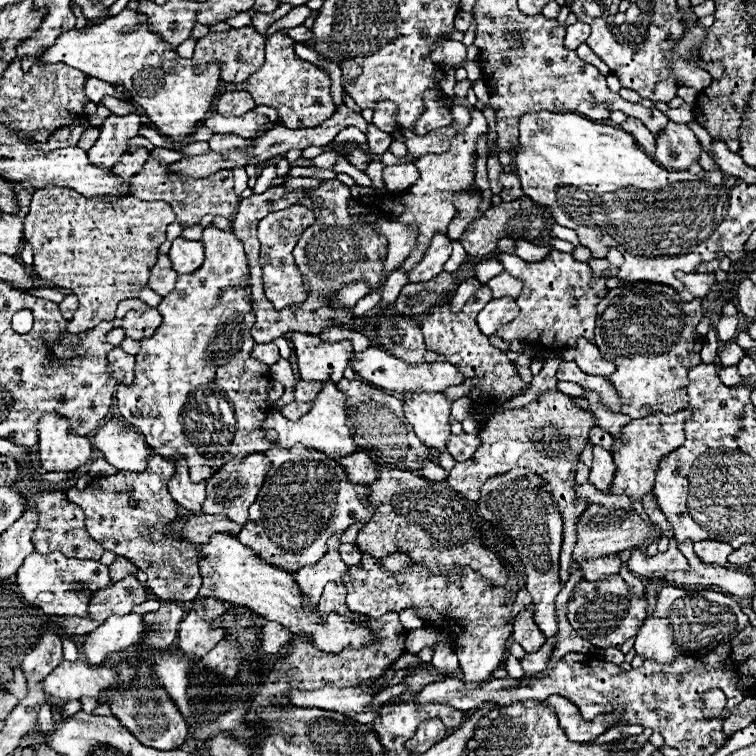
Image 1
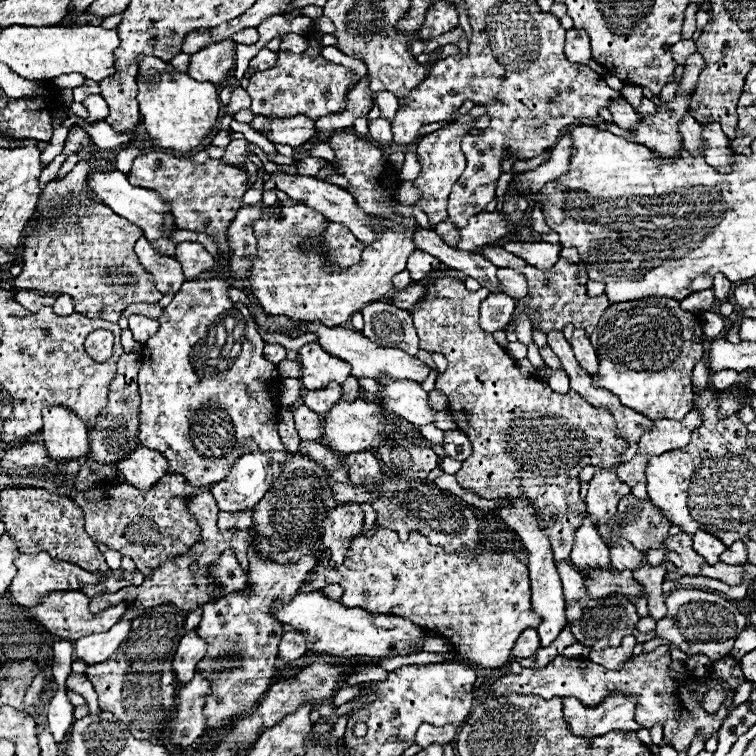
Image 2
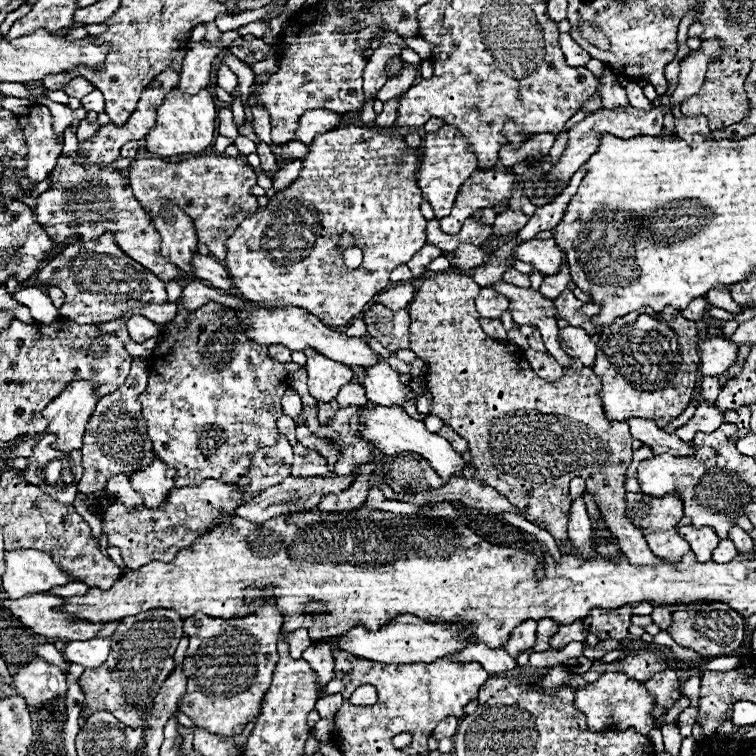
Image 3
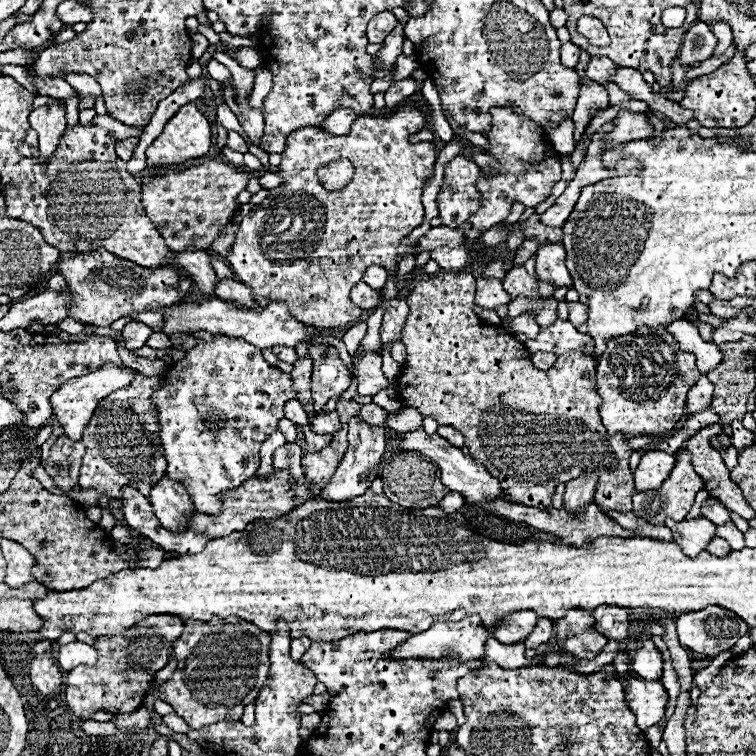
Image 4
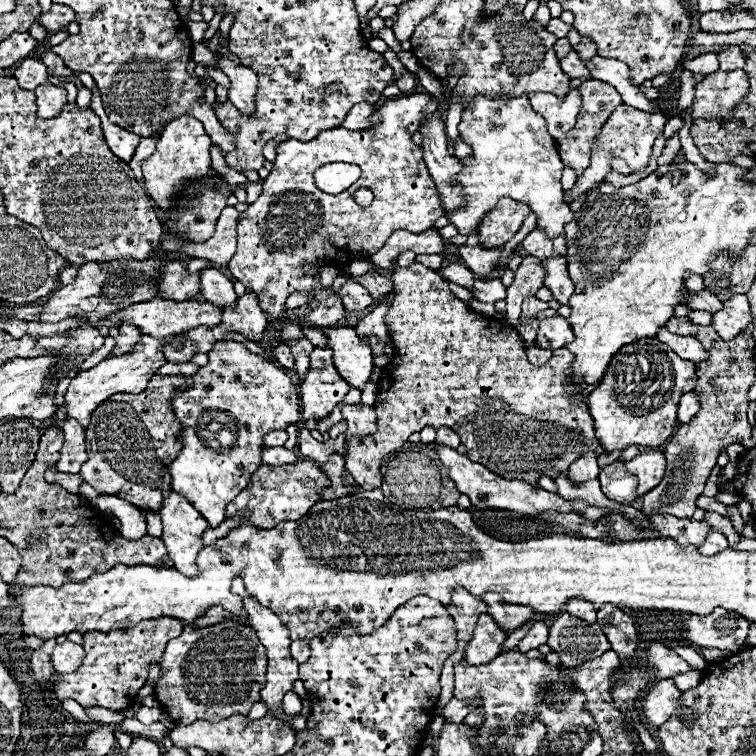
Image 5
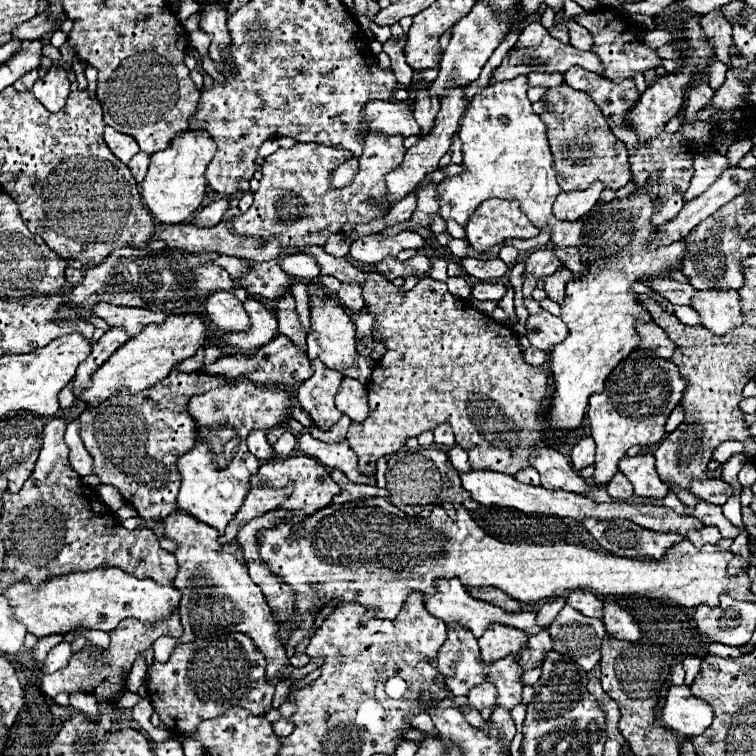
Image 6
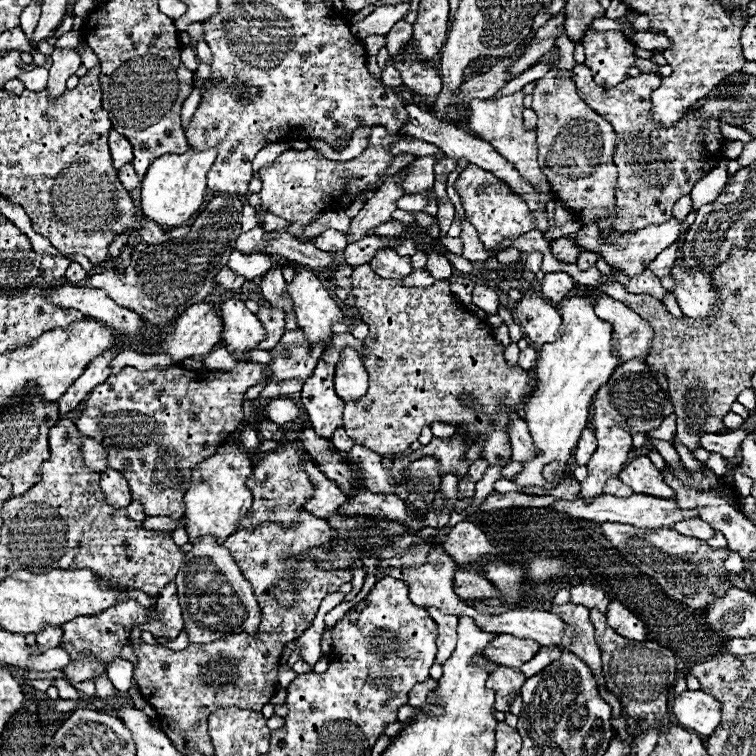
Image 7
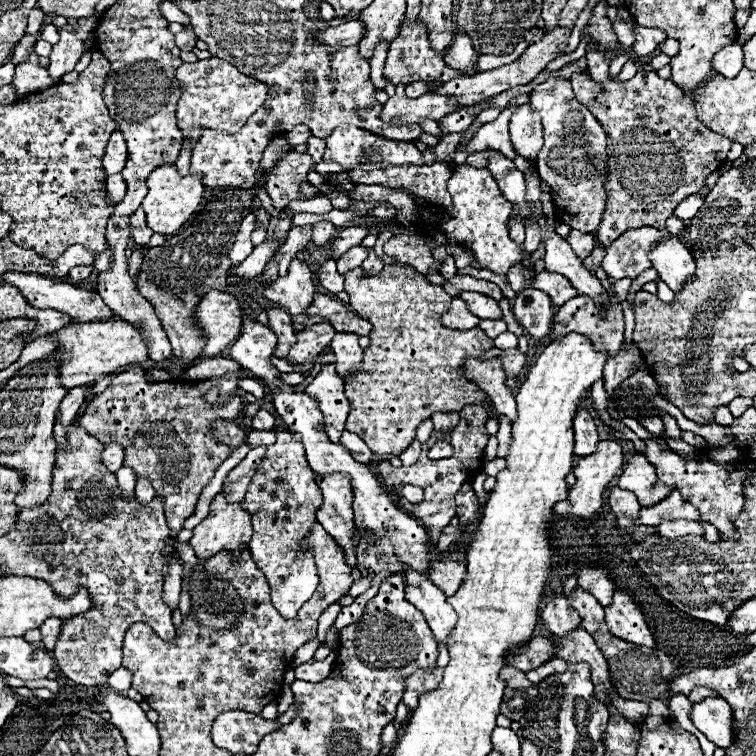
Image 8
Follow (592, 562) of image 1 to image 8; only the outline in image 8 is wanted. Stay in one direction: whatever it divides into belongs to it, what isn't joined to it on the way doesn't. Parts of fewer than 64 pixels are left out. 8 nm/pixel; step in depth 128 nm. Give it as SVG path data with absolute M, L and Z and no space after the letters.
M584 404L578 406L572 418L572 428L574 428L574 454L580 458L592 454L598 444L598 428Z

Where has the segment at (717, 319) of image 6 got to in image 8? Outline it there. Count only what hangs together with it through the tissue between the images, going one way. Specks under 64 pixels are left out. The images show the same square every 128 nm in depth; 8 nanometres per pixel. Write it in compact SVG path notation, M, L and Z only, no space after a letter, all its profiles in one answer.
M676 236L654 242L648 256L652 260L652 268L656 268L658 276L664 282L668 282L668 286L674 292L678 292L682 288L682 284L696 270L696 264L694 264L694 258L692 258L690 250Z

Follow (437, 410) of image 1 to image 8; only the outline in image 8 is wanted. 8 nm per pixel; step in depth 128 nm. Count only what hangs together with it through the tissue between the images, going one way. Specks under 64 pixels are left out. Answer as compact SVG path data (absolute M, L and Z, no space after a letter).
M294 258L290 262L288 274L278 276L274 282L262 286L262 294L274 304L286 308L290 316L304 314L304 310L308 308L316 294L312 272L304 262Z

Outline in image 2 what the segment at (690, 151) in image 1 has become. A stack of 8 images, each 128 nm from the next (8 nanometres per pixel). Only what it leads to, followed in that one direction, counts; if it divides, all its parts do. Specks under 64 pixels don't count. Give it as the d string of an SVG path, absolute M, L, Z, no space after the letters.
M694 52L692 56L688 56L688 60L686 60L686 64L684 64L684 74L682 74L680 84L678 84L678 88L676 88L674 100L666 102L664 106L658 106L658 108L656 108L656 114L640 116L640 118L638 118L638 124L634 126L632 132L622 130L620 126L616 126L616 124L610 122L610 120L602 120L600 124L596 124L596 128L606 128L608 132L612 132L612 134L616 134L616 136L622 136L622 138L626 138L626 140L632 140L632 142L638 142L638 144L648 144L648 148L652 148L654 152L660 152L662 156L680 156L680 150L682 150L682 148L680 148L678 122L680 122L680 118L686 114L686 110L688 110L690 96L692 96L692 92L694 92L694 88L696 88L696 82L698 82L698 76L700 76L702 68L704 68L704 58L702 58L698 52Z

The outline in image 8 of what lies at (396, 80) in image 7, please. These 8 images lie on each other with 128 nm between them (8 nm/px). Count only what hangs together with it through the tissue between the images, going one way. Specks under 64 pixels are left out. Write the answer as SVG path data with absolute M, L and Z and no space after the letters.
M404 84L396 86L396 94L384 104L380 118L388 124L400 124L400 122L420 122L420 120L440 120L452 112L454 108L454 98L444 98L436 96L432 92L420 96L420 98L406 98L404 94Z

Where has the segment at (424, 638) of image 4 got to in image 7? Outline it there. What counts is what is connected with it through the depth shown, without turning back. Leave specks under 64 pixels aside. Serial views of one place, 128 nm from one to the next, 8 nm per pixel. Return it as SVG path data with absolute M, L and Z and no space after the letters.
M500 634L488 644L484 656L498 666L520 668L522 664L532 660L538 654L538 650L540 644L536 644L534 640L522 640L512 634Z

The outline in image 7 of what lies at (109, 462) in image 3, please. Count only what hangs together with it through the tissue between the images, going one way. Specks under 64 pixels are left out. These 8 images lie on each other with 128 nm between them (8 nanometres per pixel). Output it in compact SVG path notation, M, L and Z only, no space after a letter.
M238 364L232 372L210 372L210 370L184 370L180 366L168 370L146 370L122 368L120 374L110 376L104 384L96 386L86 408L76 422L82 436L102 442L108 450L110 468L118 470L130 486L134 500L144 504L146 516L170 516L182 518L186 512L184 490L192 482L192 468L206 458L214 456L224 444L226 436L232 434L244 418L244 392L262 380L270 378L270 370L264 364Z

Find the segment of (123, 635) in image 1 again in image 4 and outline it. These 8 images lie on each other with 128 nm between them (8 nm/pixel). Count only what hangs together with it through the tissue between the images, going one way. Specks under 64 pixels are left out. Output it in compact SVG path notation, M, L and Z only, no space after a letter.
M70 642L58 648L58 664L62 672L70 672L80 664L92 664L96 662L96 658L98 658L98 652L84 642Z

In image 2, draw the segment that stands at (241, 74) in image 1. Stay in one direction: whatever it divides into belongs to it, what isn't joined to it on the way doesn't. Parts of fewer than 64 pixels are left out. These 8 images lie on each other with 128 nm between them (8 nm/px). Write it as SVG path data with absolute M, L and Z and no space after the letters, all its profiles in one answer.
M220 42L192 56L188 74L200 82L222 82L234 72L236 42Z

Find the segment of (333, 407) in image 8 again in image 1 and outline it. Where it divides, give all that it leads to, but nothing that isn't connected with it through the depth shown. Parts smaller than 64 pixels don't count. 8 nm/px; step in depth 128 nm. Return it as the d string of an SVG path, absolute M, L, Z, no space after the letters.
M292 332L292 342L294 342L294 352L296 352L296 360L298 360L298 368L300 368L300 378L306 382L326 382L332 380L334 384L342 380L342 374L348 366L348 356L352 356L352 346L348 340L336 342L336 344L328 344L322 342L318 336L314 334L300 334L300 332Z

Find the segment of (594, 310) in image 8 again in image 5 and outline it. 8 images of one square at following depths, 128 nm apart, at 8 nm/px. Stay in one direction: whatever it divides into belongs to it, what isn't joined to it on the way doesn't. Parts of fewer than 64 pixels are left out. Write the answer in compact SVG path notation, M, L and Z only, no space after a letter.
M702 290L702 292L698 292L698 294L686 292L684 304L686 304L690 310L708 310L708 312L716 312L716 310L722 308L718 296L710 294L708 290Z

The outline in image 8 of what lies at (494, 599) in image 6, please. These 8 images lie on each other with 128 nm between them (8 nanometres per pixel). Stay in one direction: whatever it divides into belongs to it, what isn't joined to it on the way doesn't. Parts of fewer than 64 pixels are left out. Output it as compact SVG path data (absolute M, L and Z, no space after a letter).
M436 560L430 564L428 578L446 594L454 596L456 588L464 582L466 576L466 564L464 562L452 562L452 560Z

